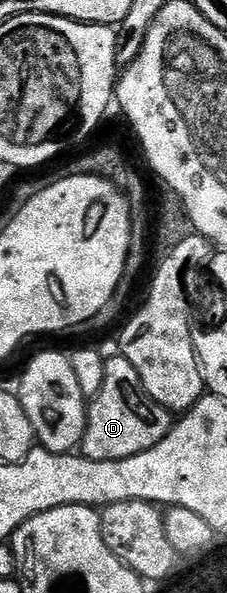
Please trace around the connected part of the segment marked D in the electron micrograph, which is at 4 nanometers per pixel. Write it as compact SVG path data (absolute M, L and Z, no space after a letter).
M121 353L111 354L104 365L104 385L100 385L100 393L89 400L86 413L86 432L80 444L81 454L92 461L116 461L124 457L136 457L136 453L144 453L152 449L160 441L164 441L166 434L170 432L172 426L171 412L166 411L140 385L140 377L132 365Z

